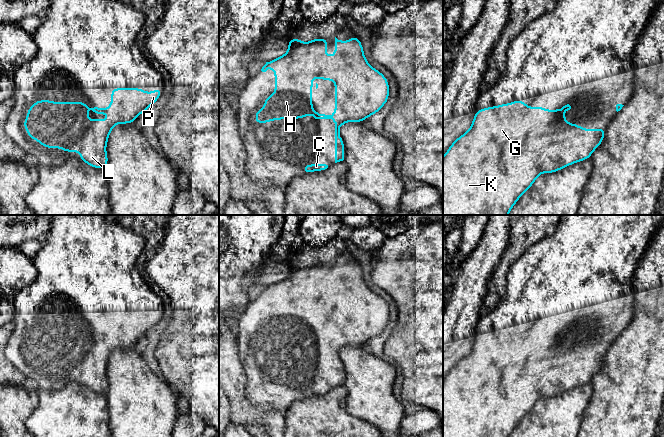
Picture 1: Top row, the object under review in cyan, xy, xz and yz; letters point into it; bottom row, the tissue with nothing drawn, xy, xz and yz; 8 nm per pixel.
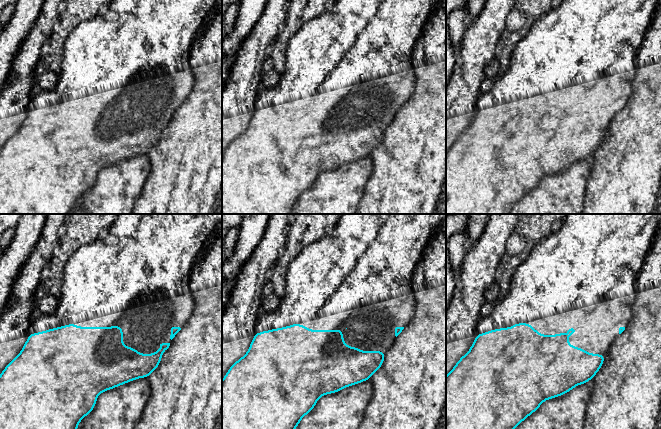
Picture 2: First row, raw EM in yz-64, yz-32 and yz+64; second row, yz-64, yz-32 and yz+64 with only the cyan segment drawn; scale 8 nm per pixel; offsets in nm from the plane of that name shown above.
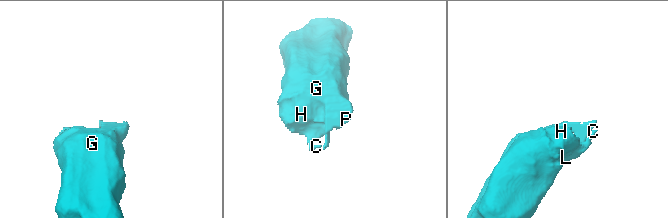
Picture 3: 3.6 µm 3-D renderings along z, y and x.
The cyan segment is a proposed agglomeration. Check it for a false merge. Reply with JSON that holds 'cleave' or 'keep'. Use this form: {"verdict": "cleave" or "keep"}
{"verdict": "keep"}

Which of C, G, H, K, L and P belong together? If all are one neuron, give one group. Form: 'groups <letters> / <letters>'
groups C G H K L P

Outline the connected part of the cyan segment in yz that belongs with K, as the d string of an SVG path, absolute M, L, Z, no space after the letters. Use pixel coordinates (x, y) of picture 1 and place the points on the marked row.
M523 100L476 110L469 130L459 136L443 156L443 215L508 215L541 173L554 173L591 158L606 128L585 129L564 119L569 104L558 110L530 108Z

